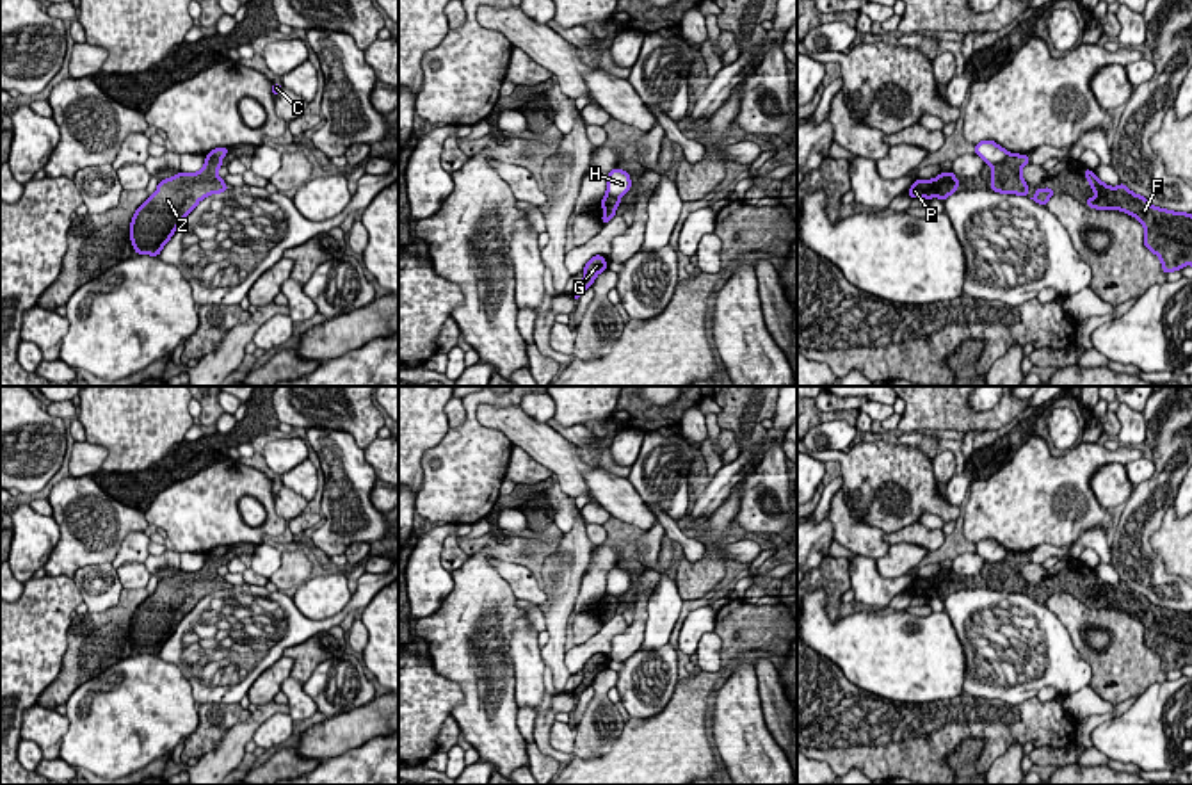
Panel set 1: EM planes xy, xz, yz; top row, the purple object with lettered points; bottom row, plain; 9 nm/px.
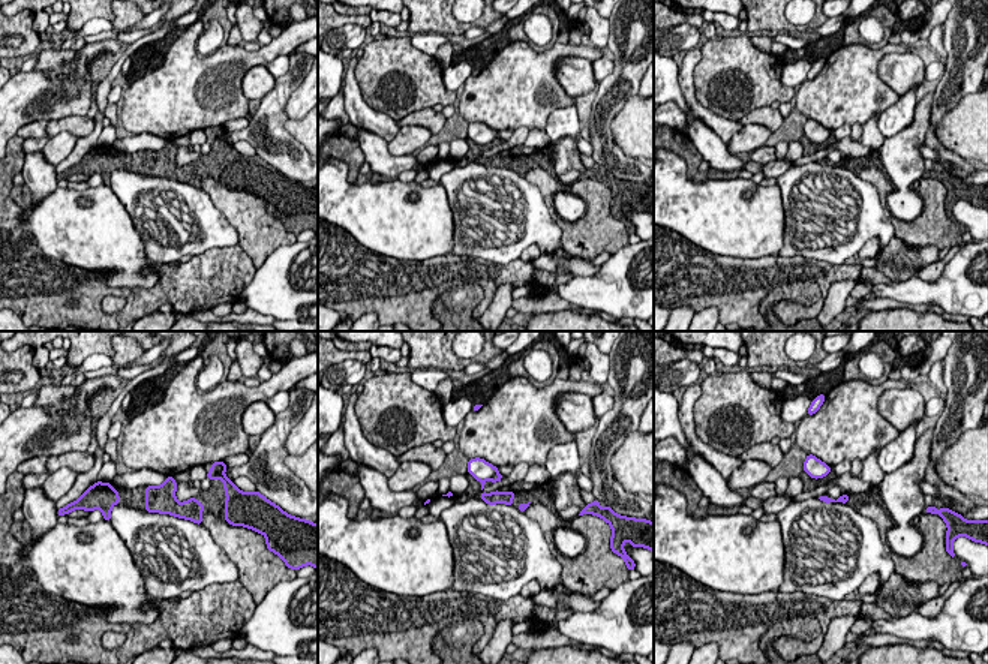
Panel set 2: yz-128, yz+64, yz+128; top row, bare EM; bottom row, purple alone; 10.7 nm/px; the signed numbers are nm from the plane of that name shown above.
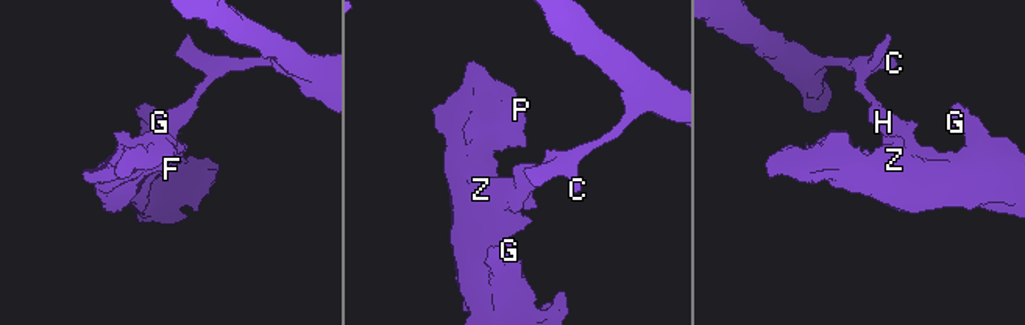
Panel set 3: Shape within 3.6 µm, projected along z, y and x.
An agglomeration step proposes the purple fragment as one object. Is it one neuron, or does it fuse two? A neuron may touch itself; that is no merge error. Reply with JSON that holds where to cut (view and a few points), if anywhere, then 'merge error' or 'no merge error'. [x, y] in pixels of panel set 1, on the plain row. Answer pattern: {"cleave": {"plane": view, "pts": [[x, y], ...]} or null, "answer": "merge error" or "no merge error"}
{"cleave": {"plane": "yz", "pts": [[1007, 552], [1002, 559], [990, 563]]}, "answer": "merge error"}

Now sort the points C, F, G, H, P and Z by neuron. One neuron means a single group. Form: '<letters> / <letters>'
C H / F G P Z

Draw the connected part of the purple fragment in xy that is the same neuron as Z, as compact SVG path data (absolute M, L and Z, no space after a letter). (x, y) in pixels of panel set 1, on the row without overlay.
M206 554L197 571L178 571L158 580L155 593L132 616L130 637L137 653L158 655L180 621L201 598L228 589L217 573L221 564L222 557Z

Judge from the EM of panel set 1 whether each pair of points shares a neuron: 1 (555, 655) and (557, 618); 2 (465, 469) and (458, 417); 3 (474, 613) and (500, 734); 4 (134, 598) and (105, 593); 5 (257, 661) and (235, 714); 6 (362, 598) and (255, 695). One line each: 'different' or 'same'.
1: same
2: different
3: same
4: different
5: different
6: different

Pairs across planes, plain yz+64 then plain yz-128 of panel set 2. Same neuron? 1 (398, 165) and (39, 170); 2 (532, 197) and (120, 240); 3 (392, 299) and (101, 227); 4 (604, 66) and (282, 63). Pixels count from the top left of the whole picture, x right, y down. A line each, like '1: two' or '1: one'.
1: one
2: two
3: two
4: one

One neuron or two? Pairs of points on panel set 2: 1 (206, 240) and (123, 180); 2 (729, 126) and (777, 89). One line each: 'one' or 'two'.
1: one
2: two

